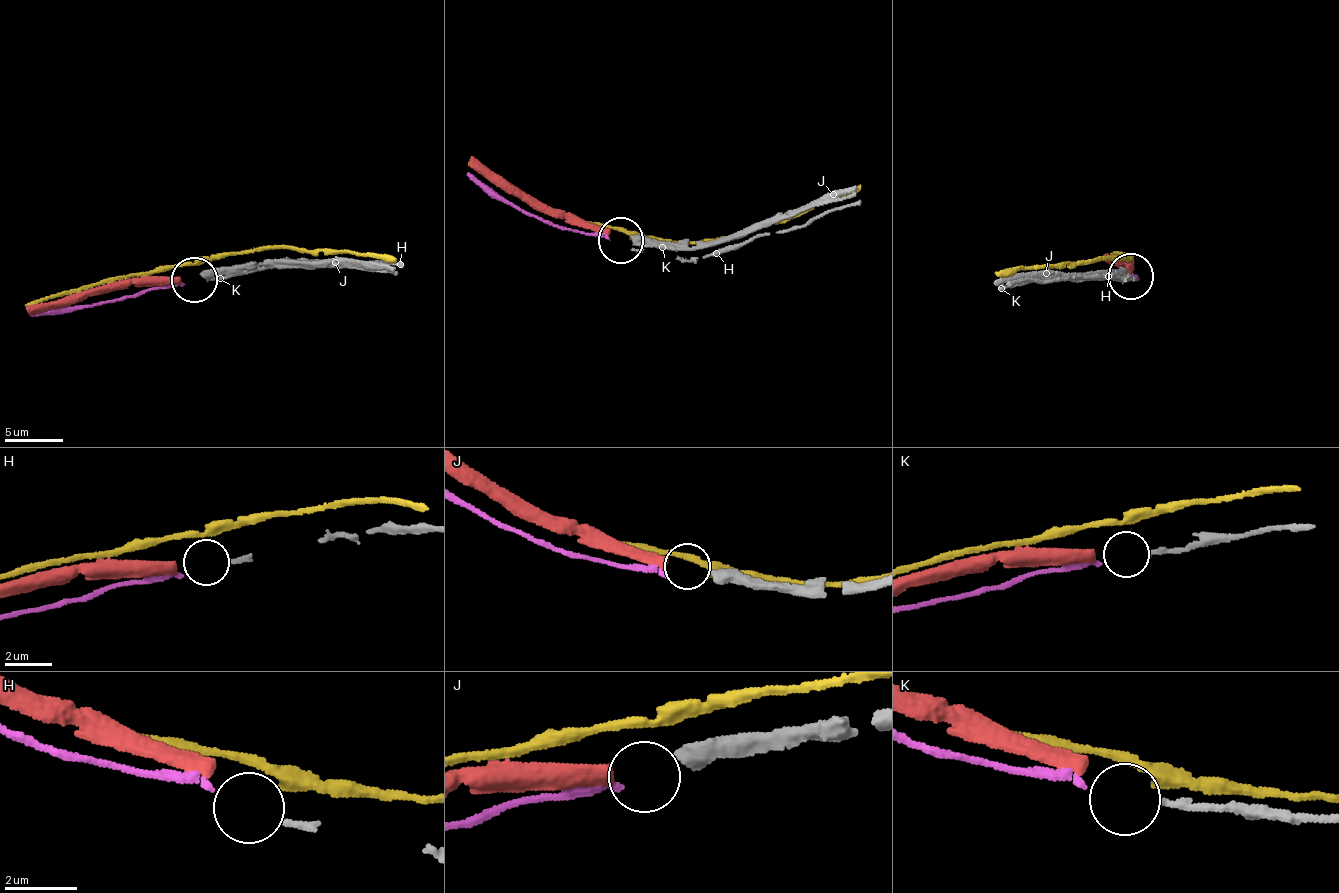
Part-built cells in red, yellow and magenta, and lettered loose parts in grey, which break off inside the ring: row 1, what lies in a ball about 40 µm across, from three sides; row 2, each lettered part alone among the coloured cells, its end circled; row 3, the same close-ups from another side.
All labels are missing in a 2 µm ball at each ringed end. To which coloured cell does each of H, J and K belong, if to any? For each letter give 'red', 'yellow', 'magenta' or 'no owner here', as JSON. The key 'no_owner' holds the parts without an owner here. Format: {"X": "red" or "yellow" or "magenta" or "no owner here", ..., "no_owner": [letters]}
{"H": "no owner here", "J": "red", "K": "magenta", "no_owner": ["H"]}

